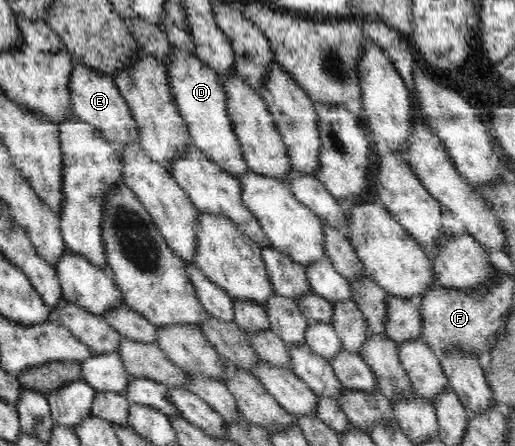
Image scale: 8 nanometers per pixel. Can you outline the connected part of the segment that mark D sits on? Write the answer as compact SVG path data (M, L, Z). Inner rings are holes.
M174 47L170 57L172 57L172 63L166 67L168 67L171 92L173 92L180 115L186 122L194 146L223 171L233 174L236 178L250 171L249 164L241 152L241 144L237 140L232 120L228 115L227 93L221 77L199 60L197 55L191 56L177 47Z

